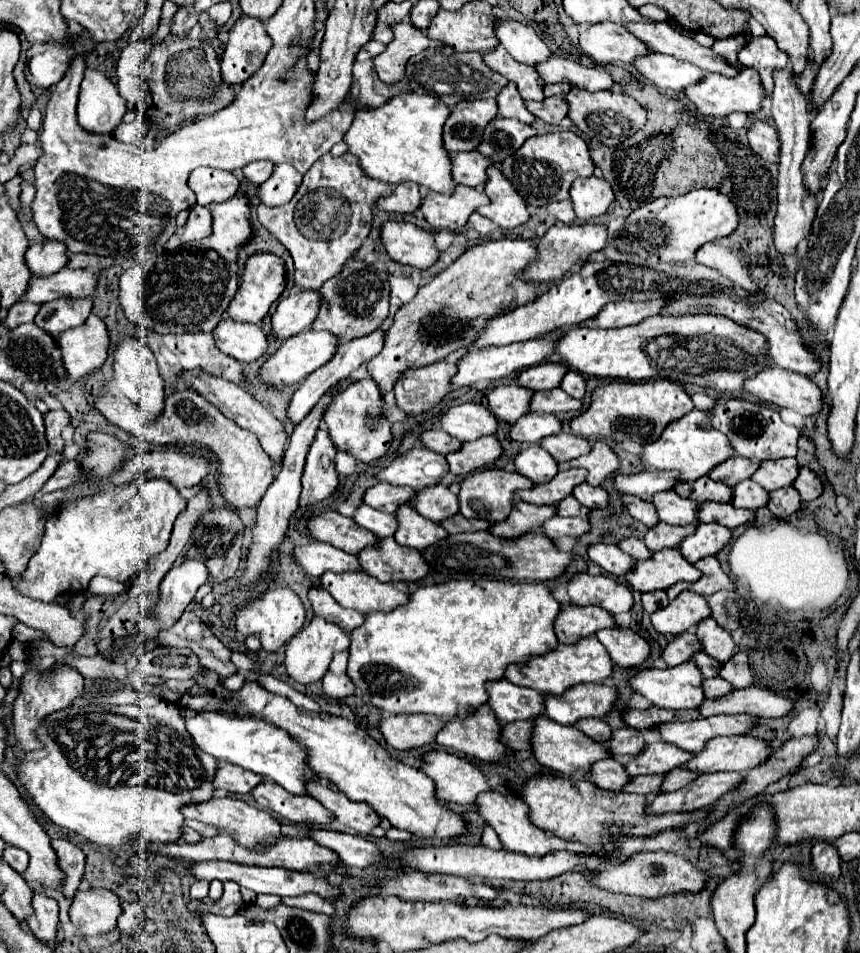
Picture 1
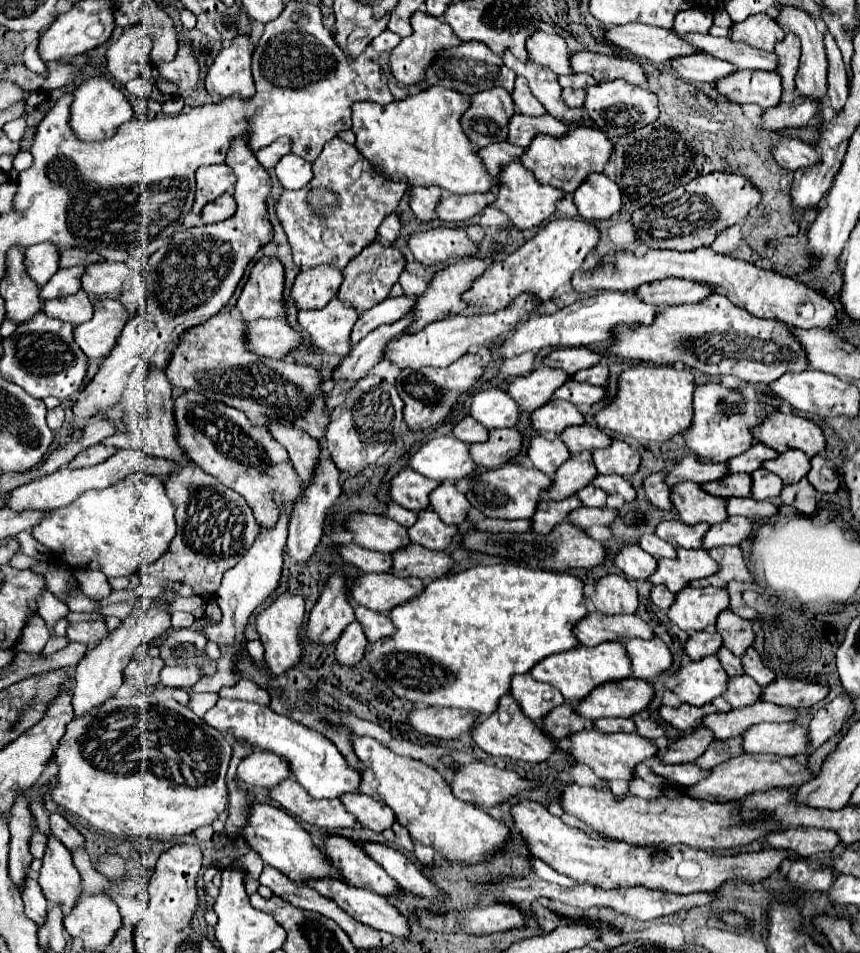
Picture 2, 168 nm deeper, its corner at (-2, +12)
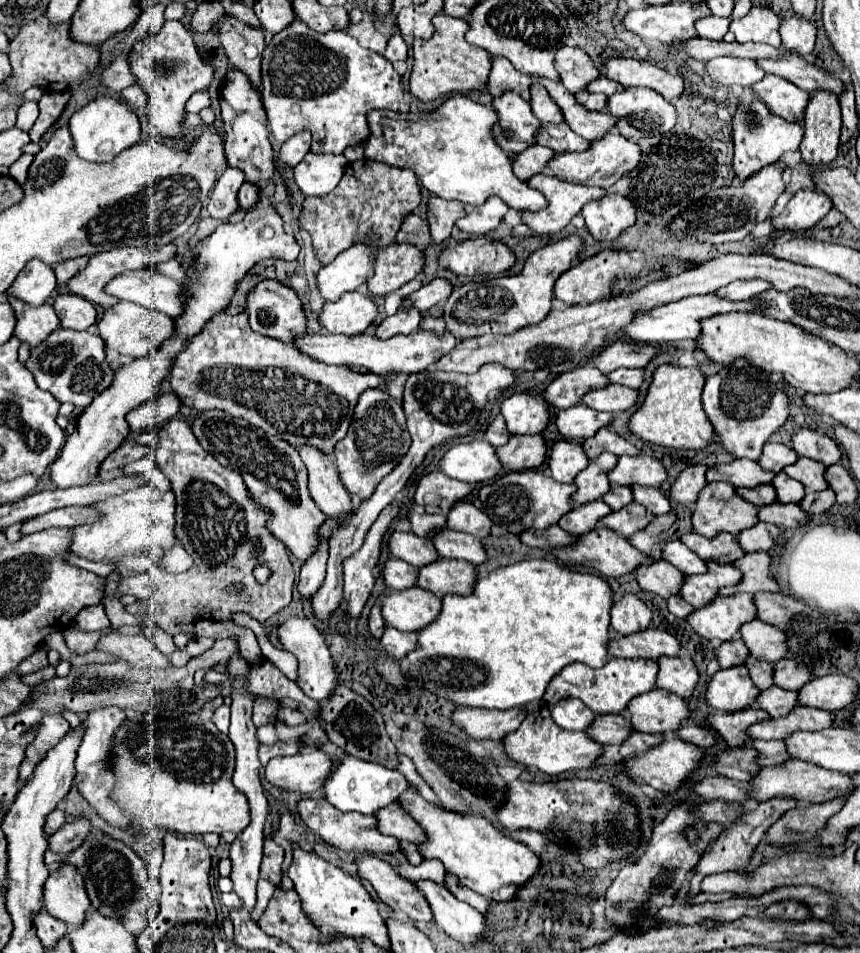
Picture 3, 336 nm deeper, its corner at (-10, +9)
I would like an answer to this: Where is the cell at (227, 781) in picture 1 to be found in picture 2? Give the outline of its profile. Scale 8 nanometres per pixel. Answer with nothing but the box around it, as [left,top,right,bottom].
[237,750,289,788]

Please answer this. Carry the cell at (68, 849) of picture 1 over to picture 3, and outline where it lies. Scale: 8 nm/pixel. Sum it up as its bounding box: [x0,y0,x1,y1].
[45,809,65,835]

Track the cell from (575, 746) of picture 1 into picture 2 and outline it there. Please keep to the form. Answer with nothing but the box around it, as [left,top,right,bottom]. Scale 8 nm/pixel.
[567,728,657,780]

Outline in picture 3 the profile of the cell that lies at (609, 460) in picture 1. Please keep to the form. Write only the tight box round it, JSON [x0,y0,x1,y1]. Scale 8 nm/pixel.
[609,455,667,487]

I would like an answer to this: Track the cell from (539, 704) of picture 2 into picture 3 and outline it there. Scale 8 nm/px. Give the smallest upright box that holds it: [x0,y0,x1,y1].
[551,699,597,731]

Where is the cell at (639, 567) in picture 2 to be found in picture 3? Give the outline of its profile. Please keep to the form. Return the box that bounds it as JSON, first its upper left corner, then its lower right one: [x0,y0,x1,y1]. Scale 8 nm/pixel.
[635,561,685,599]

